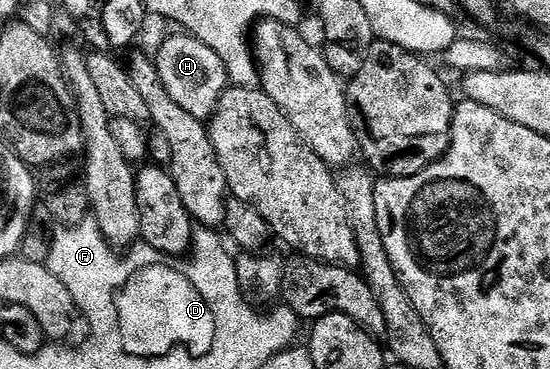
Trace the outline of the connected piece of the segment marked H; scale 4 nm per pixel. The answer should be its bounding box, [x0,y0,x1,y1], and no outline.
[155,35,230,122]

